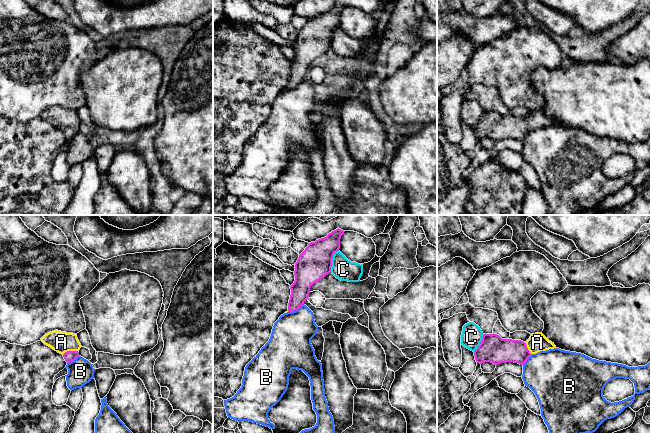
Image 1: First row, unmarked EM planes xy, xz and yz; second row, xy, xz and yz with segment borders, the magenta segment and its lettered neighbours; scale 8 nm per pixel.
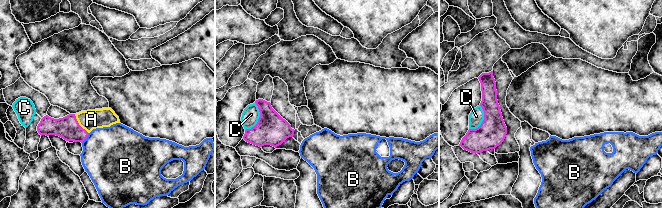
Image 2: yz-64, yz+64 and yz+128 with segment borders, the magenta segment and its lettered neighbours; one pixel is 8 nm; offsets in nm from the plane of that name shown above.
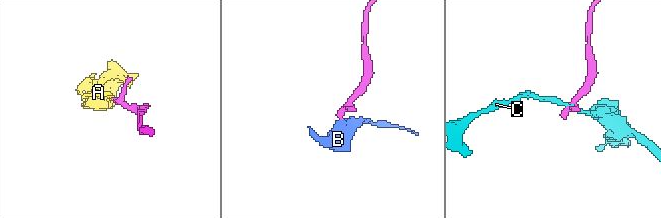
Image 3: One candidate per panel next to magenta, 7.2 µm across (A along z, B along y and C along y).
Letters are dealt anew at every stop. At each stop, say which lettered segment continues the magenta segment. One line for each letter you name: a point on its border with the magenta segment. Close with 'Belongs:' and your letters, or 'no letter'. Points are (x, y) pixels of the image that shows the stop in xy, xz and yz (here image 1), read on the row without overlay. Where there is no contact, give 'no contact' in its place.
A: xy (70, 127)
Belongs: A

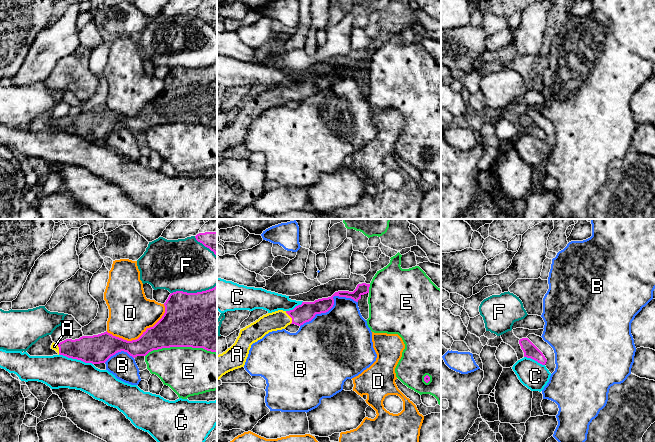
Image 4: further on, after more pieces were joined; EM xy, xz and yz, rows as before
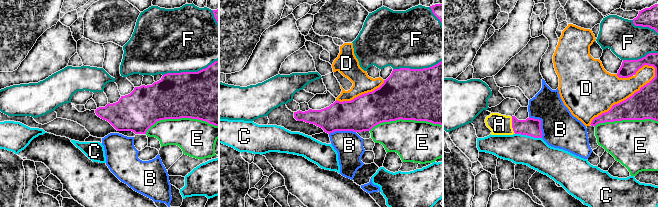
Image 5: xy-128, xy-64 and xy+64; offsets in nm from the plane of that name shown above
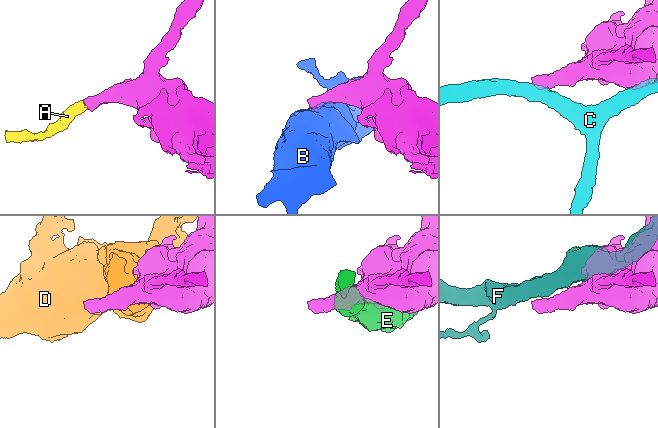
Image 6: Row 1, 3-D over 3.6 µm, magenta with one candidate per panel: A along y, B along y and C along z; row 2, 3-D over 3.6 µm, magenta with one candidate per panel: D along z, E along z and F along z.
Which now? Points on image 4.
A: xz (290, 92)
Belongs: A

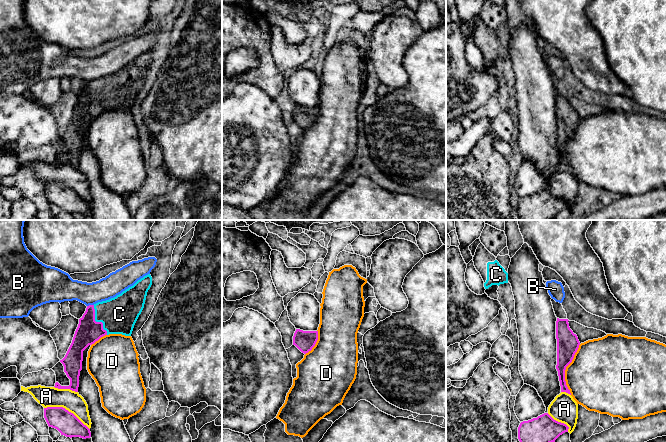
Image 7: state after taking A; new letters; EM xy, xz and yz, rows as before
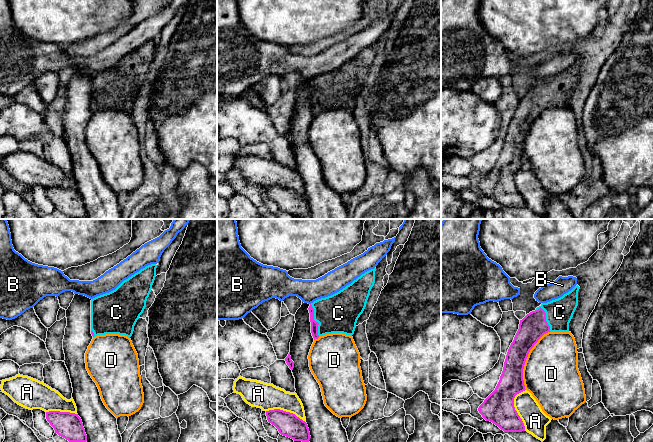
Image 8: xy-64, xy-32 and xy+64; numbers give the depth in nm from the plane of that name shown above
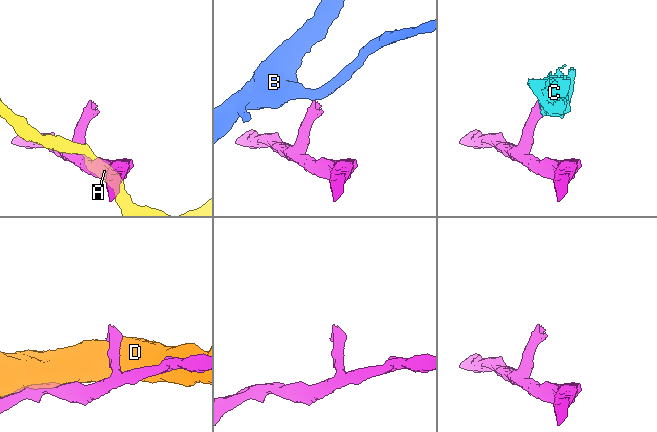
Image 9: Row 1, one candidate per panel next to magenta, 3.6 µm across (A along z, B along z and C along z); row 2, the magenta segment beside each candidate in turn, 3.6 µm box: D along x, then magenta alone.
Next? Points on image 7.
C: xy (97, 98)
Belongs: C

